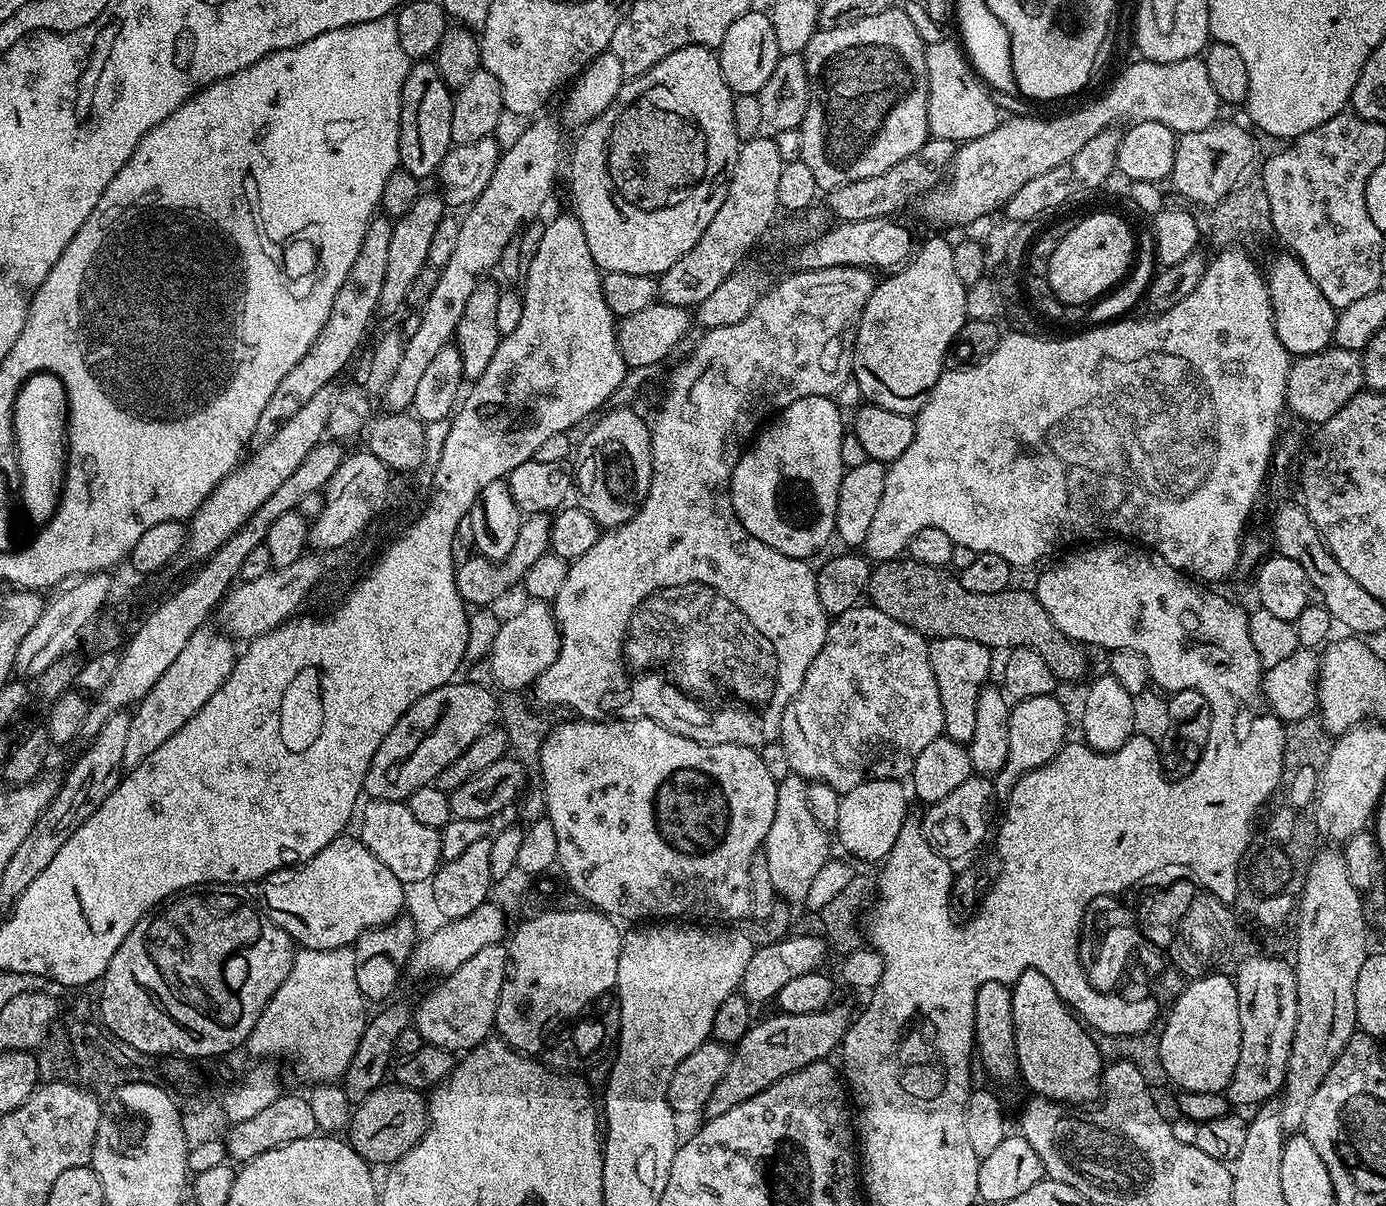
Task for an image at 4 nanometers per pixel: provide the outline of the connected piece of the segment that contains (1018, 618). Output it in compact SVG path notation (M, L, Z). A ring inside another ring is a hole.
M897 558L877 563L873 567L866 596L871 607L882 610L882 614L890 614L890 618L910 626L925 638L970 638L970 642L978 642L993 650L1029 648L1046 658L1046 666L1050 666L1060 682L1080 680L1088 672L1088 656L1084 653L1087 651L1077 641L1062 634L1058 626L1054 626L1050 614L1046 614L1037 596L1031 591L1023 592L1019 586L1013 586L1007 592L998 594L970 594L970 590L966 590L951 571L926 566L911 558Z

